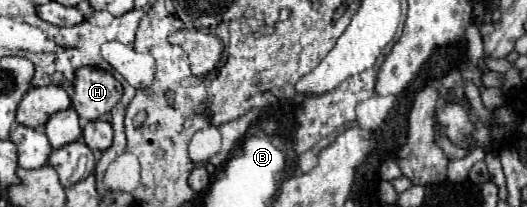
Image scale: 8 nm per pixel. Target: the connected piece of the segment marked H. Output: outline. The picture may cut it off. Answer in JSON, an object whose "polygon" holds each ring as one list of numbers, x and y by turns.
{"polygon":[[80,68,74,90,72,108,82,120,106,116,122,98,122,84,102,68]]}

